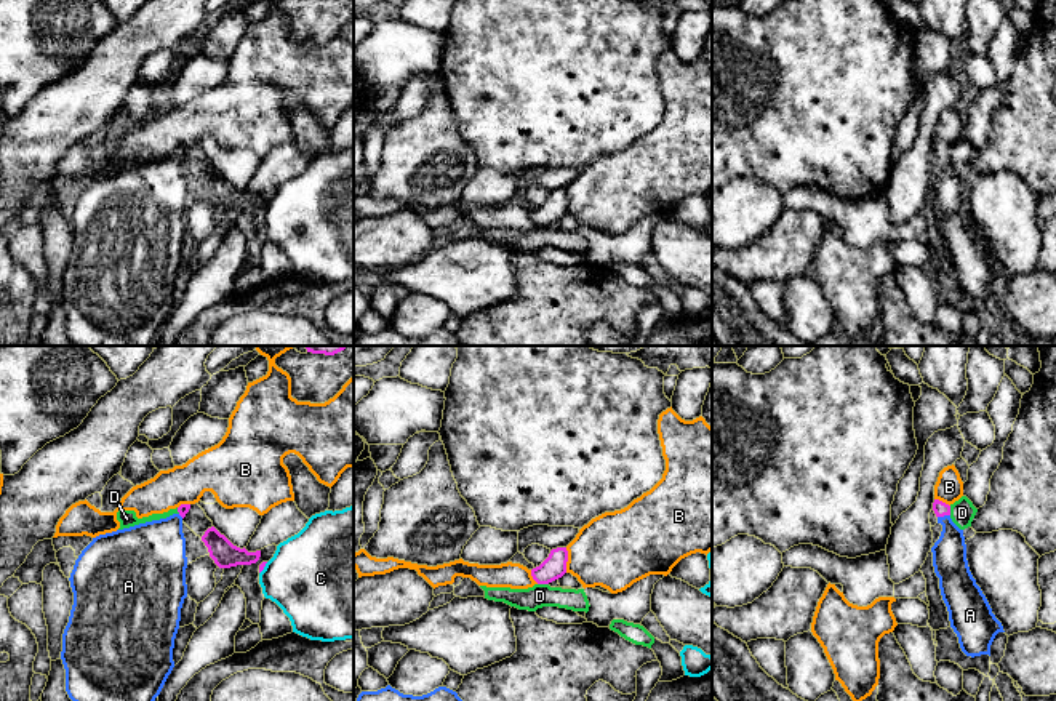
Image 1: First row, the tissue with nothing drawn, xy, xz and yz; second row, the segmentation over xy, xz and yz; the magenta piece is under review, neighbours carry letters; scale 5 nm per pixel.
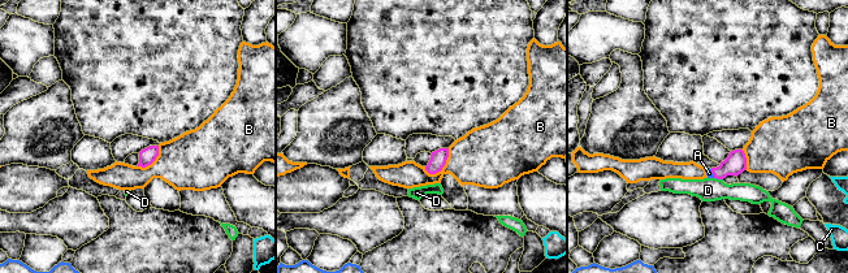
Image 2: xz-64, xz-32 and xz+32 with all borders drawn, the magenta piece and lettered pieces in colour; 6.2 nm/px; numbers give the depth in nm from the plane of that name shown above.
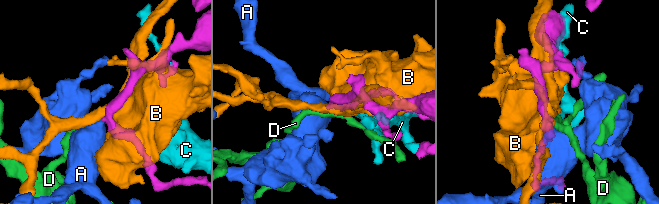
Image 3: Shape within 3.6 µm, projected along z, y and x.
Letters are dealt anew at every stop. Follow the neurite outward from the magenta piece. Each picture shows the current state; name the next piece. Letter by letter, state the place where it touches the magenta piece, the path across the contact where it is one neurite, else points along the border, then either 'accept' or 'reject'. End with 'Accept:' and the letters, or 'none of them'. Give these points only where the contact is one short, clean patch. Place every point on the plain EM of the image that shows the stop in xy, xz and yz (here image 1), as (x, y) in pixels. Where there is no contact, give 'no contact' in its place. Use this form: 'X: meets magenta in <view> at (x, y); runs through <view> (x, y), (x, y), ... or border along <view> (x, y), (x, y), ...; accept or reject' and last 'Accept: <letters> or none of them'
A: meets magenta in yz at (943, 157); runs through yz (940, 149), (943, 157), (949, 170), (949, 194); accept
B: meets magenta in xz at (567, 202); reject
C: meets magenta in xy at (263, 210); reject
D: meets magenta in xz at (543, 224); border along xz (538, 224), (548, 226); reject
Accept: A

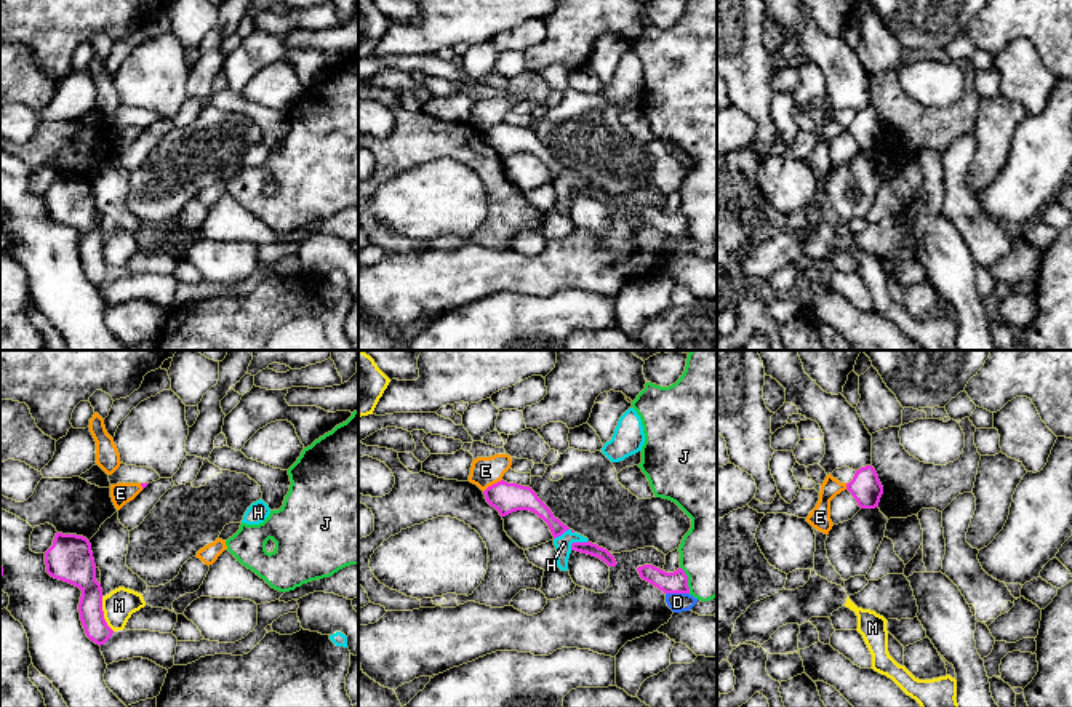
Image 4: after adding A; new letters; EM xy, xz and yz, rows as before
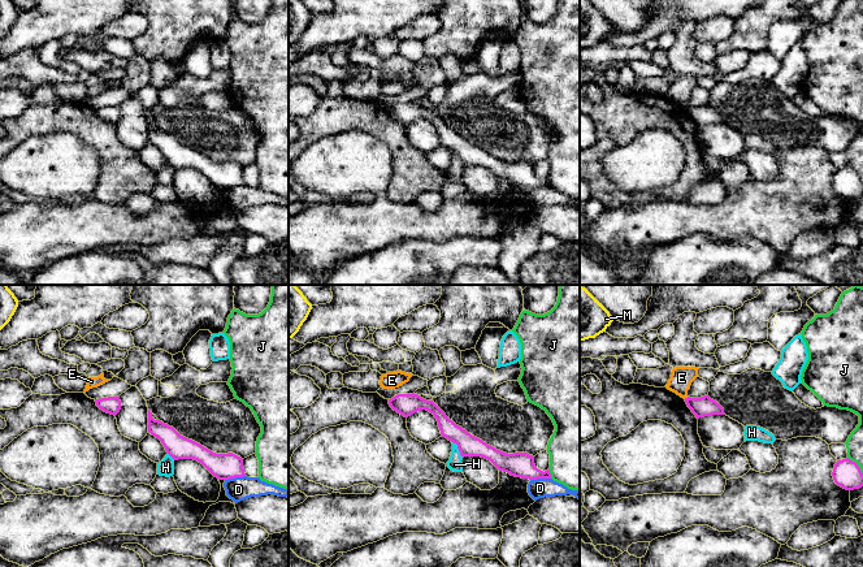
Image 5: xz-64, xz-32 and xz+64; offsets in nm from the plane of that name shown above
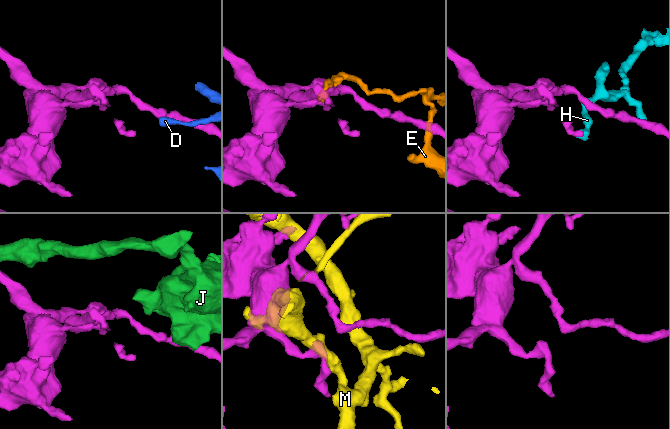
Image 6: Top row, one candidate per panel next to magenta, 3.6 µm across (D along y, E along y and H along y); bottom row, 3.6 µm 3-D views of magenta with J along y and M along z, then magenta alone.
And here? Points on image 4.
D: meets magenta in xz at (677, 234); reject
E: meets magenta in xz at (492, 127); reject
H: meets magenta in xz at (576, 184); border along xz (588, 181), (573, 184), (570, 191); reject
J: meets magenta in xz at (687, 221); border along xz (680, 208), (687, 218), (690, 234); reject
M: meets magenta in xy at (103, 256); reject
Accept: none of them

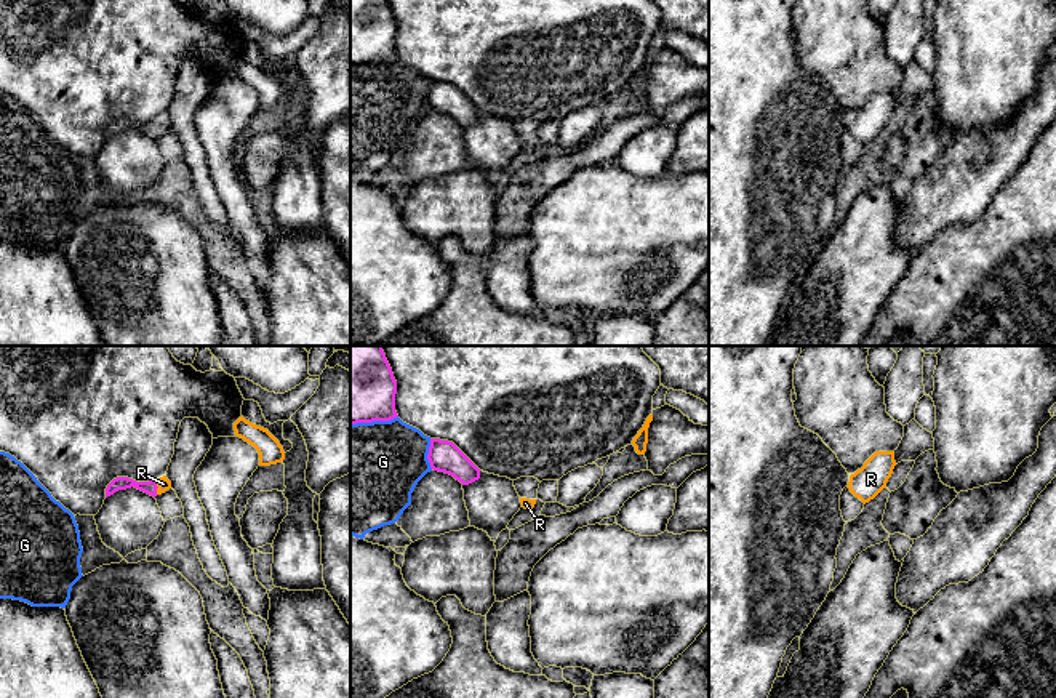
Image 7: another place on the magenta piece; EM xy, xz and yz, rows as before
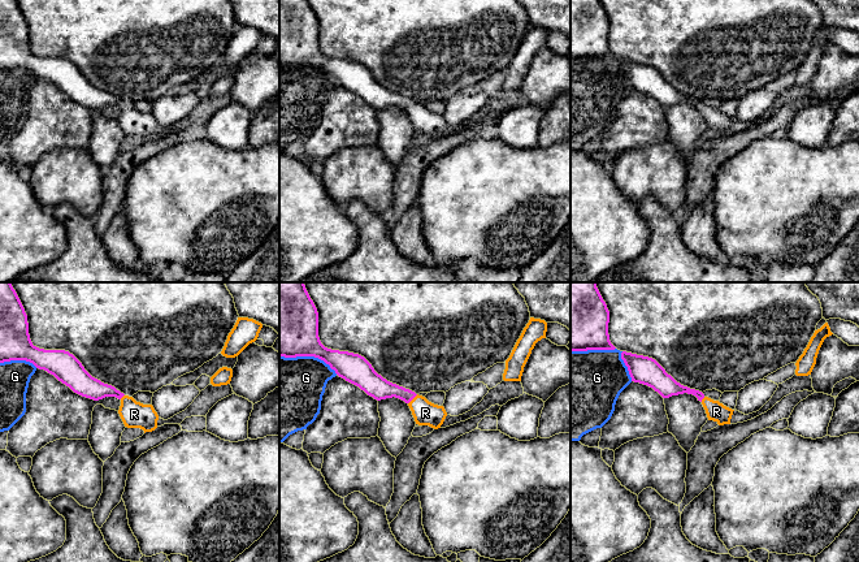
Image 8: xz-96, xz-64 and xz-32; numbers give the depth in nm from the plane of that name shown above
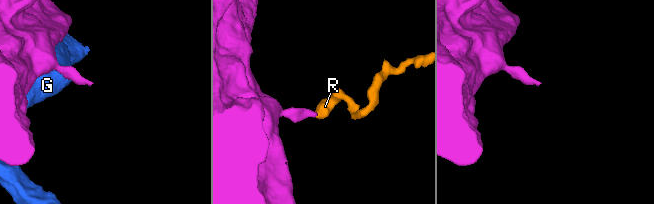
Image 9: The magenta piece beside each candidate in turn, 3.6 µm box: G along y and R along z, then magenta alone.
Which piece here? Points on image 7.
G: meets magenta in xz at (429, 95); reject
R: meets magenta in xy at (157, 128); runs through xy (117, 125), (157, 128), (164, 125); accept
Accept: R

